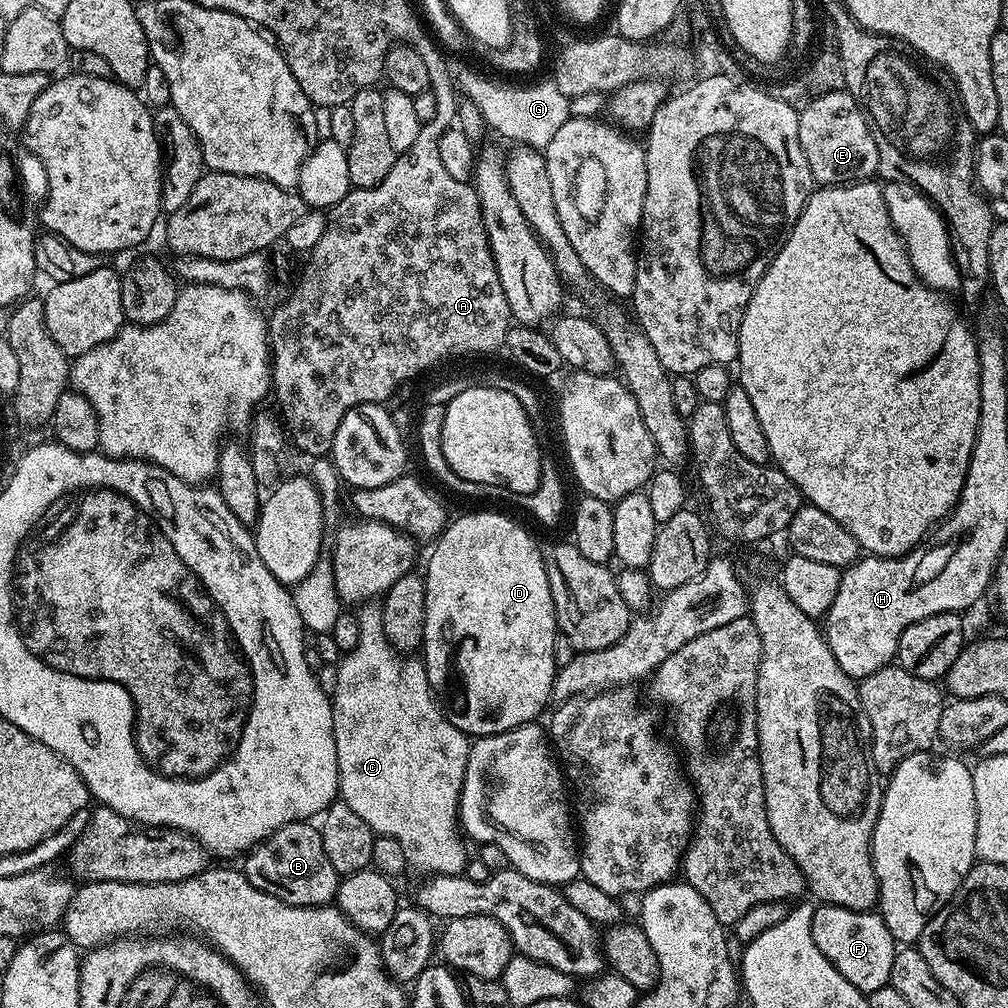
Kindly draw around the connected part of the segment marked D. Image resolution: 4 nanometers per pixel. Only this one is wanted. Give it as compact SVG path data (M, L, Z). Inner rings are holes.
M468 512L465 516L460 516L455 520L456 517L431 545L433 548L432 557L428 560L428 572L423 573L426 586L426 622L424 623L422 659L428 675L428 683L433 689L448 688L449 694L452 695L452 701L446 704L452 724L458 726L458 730L462 730L465 736L479 738L502 734L511 728L520 728L524 724L533 723L537 719L536 715L547 706L548 700L553 699L552 684L556 680L558 671L558 659L556 660L558 629L554 598L550 594L550 582L544 565L545 553L542 548L540 552L535 538L518 521L511 520L510 517L503 516L500 512Z

